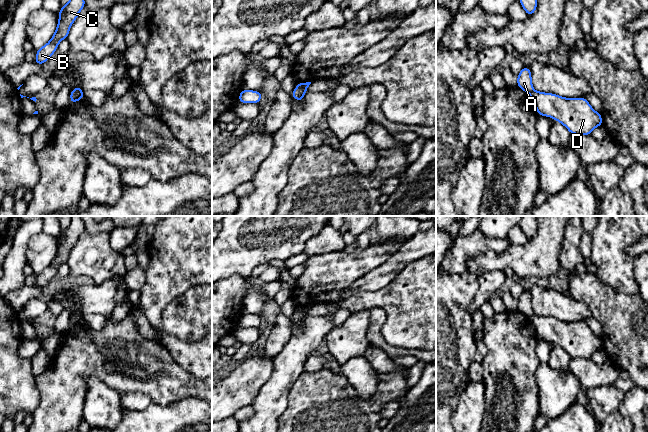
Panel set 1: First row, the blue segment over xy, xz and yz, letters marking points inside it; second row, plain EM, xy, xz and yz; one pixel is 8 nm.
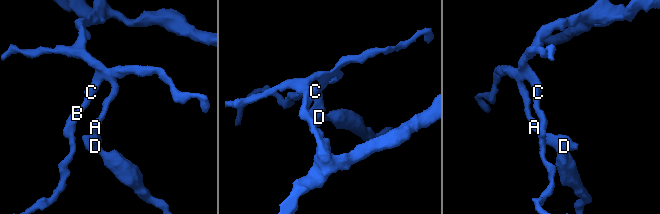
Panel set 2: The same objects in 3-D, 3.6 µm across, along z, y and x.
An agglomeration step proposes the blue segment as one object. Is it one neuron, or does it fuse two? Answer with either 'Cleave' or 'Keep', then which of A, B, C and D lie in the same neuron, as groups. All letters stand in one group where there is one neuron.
Cleave. Groups: A B C / D

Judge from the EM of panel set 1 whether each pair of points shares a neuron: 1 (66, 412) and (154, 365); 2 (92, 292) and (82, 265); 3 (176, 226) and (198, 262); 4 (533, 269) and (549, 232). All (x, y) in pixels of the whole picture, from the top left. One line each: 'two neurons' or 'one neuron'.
1: one neuron
2: two neurons
3: one neuron
4: one neuron

